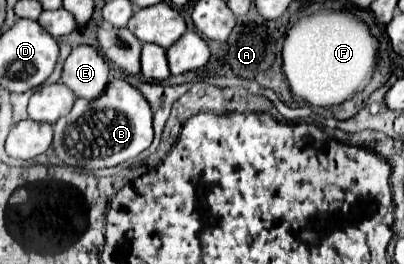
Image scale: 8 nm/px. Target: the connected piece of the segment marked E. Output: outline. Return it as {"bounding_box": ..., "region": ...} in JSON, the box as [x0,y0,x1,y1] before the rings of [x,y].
{"bounding_box":[62,46,108,98],"region":[[[76,46],[64,62],[62,82],[76,98],[98,98],[108,84],[108,64],[92,46]]]}

